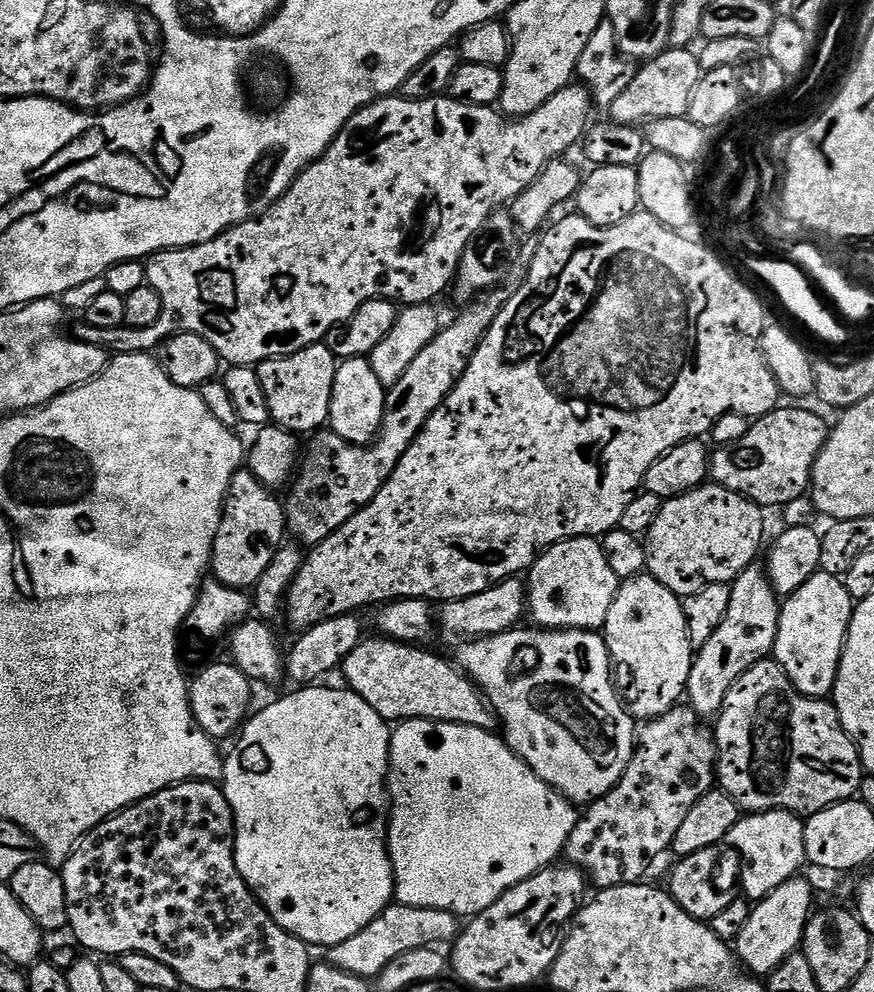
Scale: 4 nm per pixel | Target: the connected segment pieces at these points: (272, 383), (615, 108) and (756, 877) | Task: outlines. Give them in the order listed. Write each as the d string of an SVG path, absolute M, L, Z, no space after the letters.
M324 342L311 344L289 356L262 361L256 373L262 388L266 390L266 400L272 414L271 423L295 434L312 434L323 429L328 424L337 363L335 354Z
M669 47L637 67L634 82L626 86L619 98L614 98L610 109L611 122L640 126L658 118L687 116L690 98L694 98L701 75L700 58L695 51Z
M754 812L741 815L739 822L728 831L727 843L733 844L744 859L744 873L740 884L749 901L764 900L778 886L793 879L800 867L805 867L804 820L794 812Z

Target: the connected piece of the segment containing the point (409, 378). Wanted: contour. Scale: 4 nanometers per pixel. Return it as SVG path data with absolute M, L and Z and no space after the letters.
M508 286L481 292L474 302L465 307L469 308L457 318L456 324L449 328L448 325L441 327L430 346L426 346L426 350L410 362L410 370L398 378L395 386L387 389L380 434L371 444L351 444L338 438L338 434L331 430L317 431L309 439L313 440L308 444L308 453L303 453L294 480L296 485L286 499L286 528L301 540L301 545L315 546L327 536L334 535L376 497L378 490L382 490L390 474L394 474L394 466L398 466L402 454L410 450L414 438L424 429L425 422L452 393L452 387L460 379L465 366L472 361L484 333L490 330L506 302L510 302L512 293L513 289Z

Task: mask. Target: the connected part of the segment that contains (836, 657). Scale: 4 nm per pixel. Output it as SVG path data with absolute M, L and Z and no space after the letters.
M821 571L815 572L795 594L783 601L774 659L788 675L788 681L803 696L831 697L852 621L853 607L854 602L843 579Z

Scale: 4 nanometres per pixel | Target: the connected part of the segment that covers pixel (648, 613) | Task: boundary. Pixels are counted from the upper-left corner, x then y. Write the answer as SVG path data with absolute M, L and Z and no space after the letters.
M647 574L623 581L610 606L610 614L606 614L602 635L608 647L609 656L619 667L621 664L632 675L630 711L637 721L656 720L685 699L694 649L688 637L688 623L681 597L666 586L662 586L662 582L658 582Z

